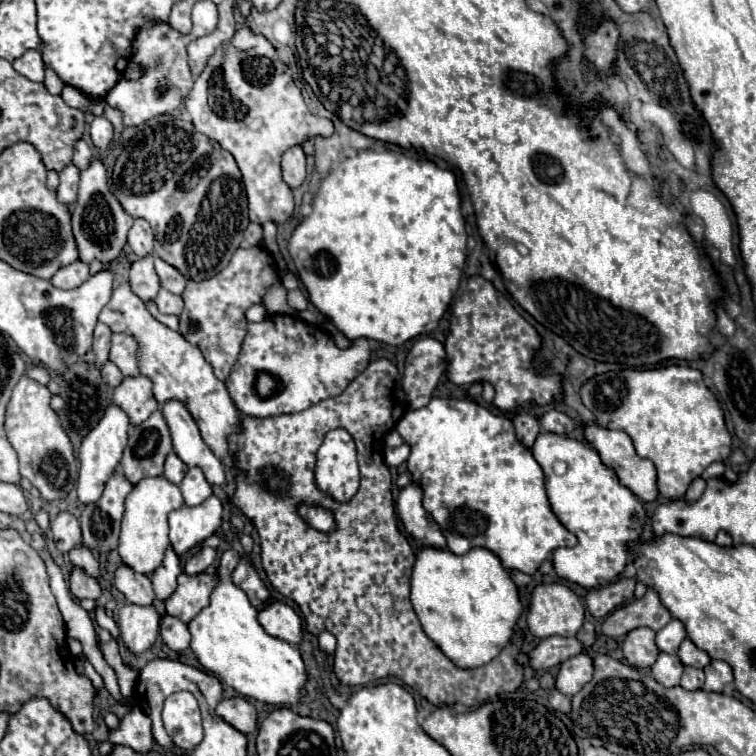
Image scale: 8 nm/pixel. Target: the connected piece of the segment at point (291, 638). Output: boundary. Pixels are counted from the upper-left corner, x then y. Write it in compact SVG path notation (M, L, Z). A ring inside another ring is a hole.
M271 597L269 601L265 601L263 609L259 609L257 619L267 633L273 633L273 637L281 637L283 641L289 641L293 645L301 641L299 615L277 597Z

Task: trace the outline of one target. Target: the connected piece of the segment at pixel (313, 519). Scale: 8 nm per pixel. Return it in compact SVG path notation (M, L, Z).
M301 505L299 513L311 527L325 531L325 533L333 531L333 515L329 511L325 511L321 507L313 507L313 505Z

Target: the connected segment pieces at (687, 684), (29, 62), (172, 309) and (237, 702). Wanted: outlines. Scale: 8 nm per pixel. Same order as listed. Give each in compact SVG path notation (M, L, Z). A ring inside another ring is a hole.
M687 667L683 677L681 677L681 687L683 689L703 689L703 683L705 683L705 673L701 669L695 669L695 667Z
M25 51L19 59L13 61L13 69L31 81L43 81L45 79L45 75L43 75L45 63L43 63L39 51Z
M161 287L161 291L157 293L155 303L157 303L157 307L159 307L161 313L173 313L173 315L179 315L181 309L183 309L183 299L181 299L181 295L175 295L175 293L167 291L165 287Z
M231 697L223 699L215 713L223 717L229 725L233 725L241 733L251 733L257 727L257 711L245 697Z

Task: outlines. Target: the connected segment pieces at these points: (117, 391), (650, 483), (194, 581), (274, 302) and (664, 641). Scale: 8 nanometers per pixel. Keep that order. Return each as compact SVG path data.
M145 375L125 377L115 389L113 389L113 403L121 407L127 415L131 425L139 425L153 413L153 409L159 409L159 403L155 401L151 393L153 381Z
M595 425L595 427L585 427L585 437L587 437L587 441L597 449L601 461L603 461L607 467L611 467L611 469L617 473L619 481L621 481L627 489L631 489L641 501L649 501L649 503L651 503L651 501L655 501L655 499L659 497L659 489L657 489L657 469L655 469L653 461L637 455L631 437L629 437L625 431L611 431L611 429L605 429L605 427Z
M181 573L175 593L165 601L167 613L189 623L209 603L209 593L213 585L215 585L213 573L199 573L195 577Z
M281 283L273 285L273 289L269 289L269 293L263 297L263 305L267 307L267 311L273 315L273 313L289 313L293 315L295 311L287 305L287 291L283 289Z
M671 619L669 625L665 625L663 629L657 631L655 643L657 643L659 651L665 651L665 653L675 655L677 649L679 649L679 645L681 645L681 641L683 641L685 637L687 637L687 635L685 635L683 623L681 623L679 619Z

